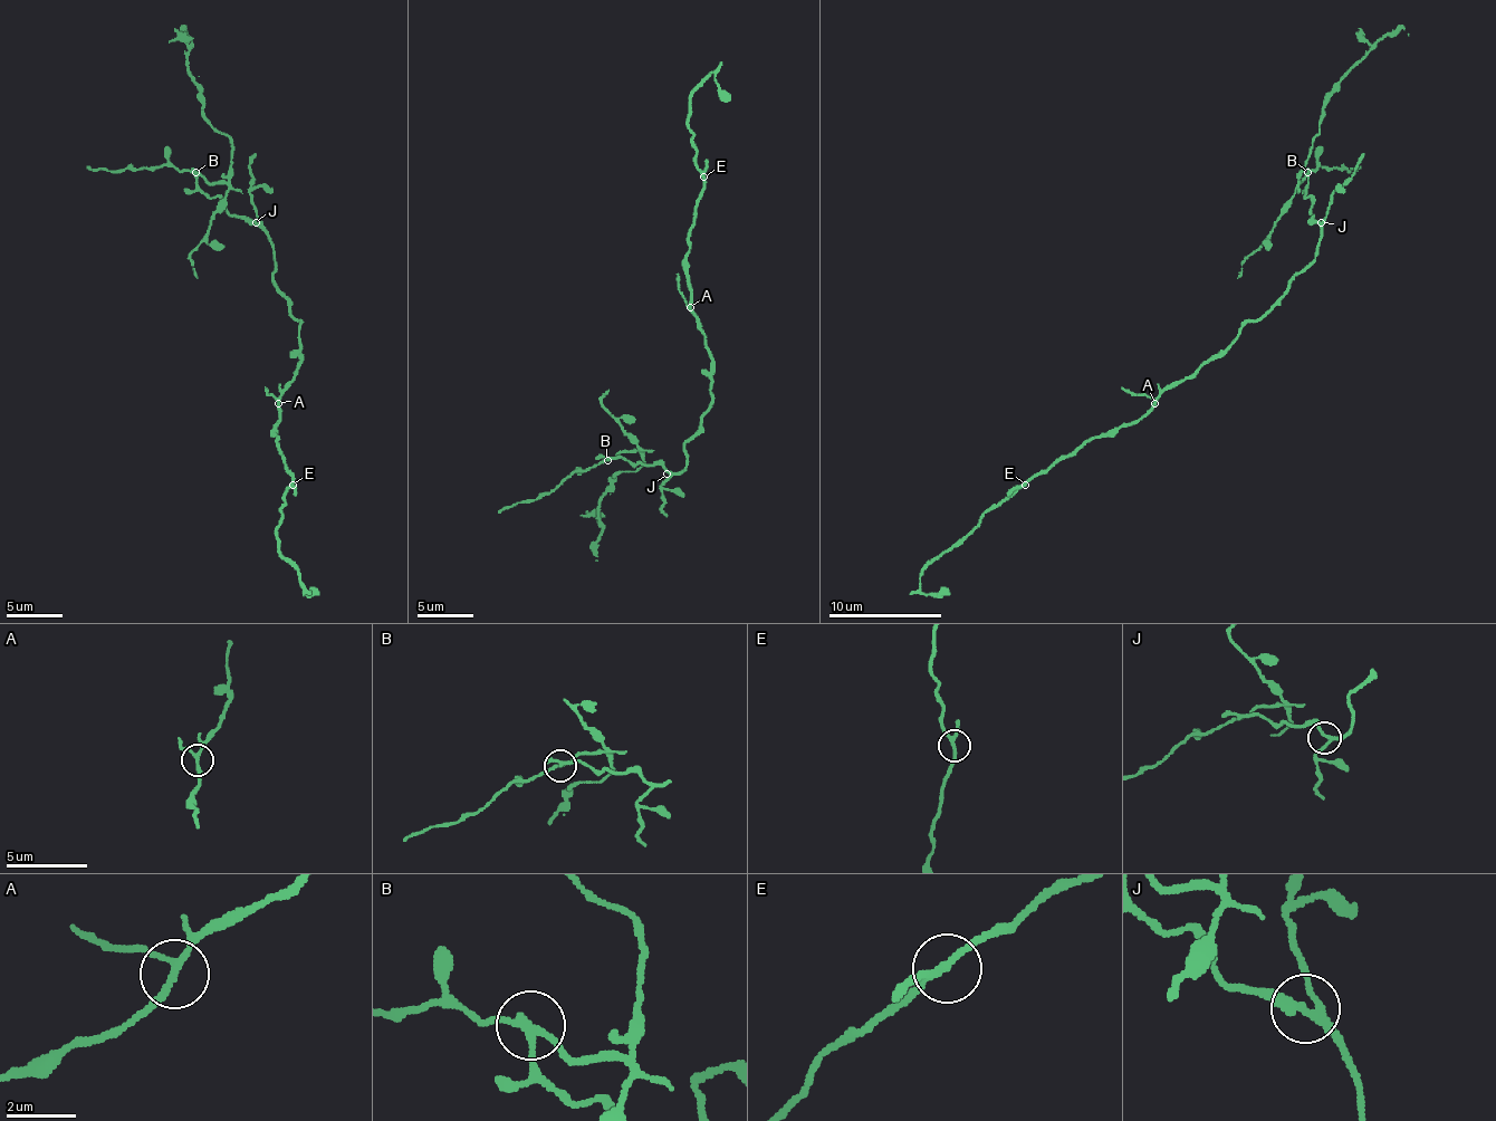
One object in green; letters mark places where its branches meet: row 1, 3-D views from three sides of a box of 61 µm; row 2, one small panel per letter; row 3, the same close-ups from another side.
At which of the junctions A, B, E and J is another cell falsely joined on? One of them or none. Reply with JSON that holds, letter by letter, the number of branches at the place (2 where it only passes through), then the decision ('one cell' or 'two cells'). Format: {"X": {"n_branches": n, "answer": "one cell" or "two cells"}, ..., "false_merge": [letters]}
{"A": {"n_branches": 3, "answer": "one cell"}, "B": {"n_branches": 3, "answer": "two cells"}, "E": {"n_branches": 3, "answer": "one cell"}, "J": {"n_branches": 3, "answer": "one cell"}, "false_merge": ["B"]}

